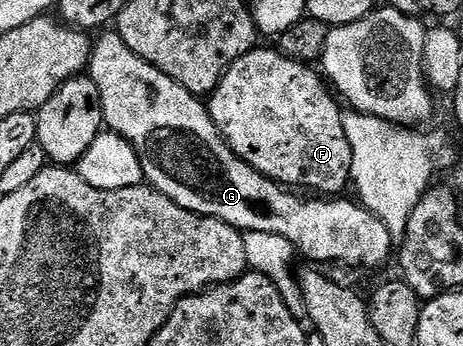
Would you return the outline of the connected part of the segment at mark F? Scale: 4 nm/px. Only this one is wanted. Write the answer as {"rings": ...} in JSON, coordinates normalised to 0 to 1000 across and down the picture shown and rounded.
{"rings":[[[549,139],[492,197],[473,251],[454,272],[454,324],[484,410],[529,471],[549,483],[549,494],[613,540],[659,535],[665,546],[702,546],[708,555],[702,561],[717,564],[724,546],[754,532],[760,439],[739,367],[743,327],[734,315],[737,295],[704,243],[702,225],[674,199],[680,197],[672,185],[626,171],[594,139]]]}

